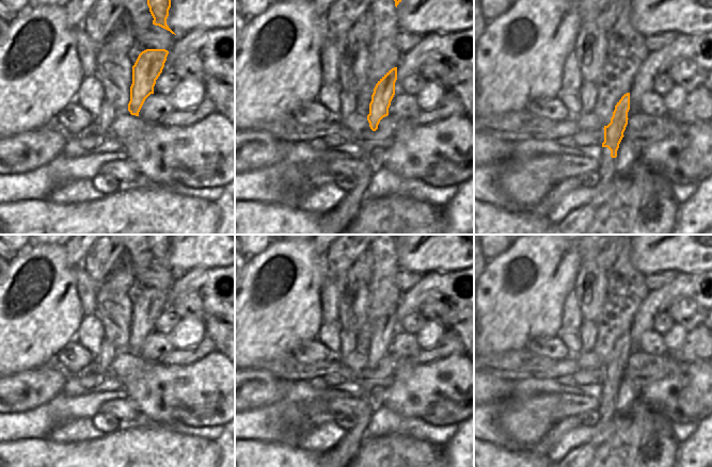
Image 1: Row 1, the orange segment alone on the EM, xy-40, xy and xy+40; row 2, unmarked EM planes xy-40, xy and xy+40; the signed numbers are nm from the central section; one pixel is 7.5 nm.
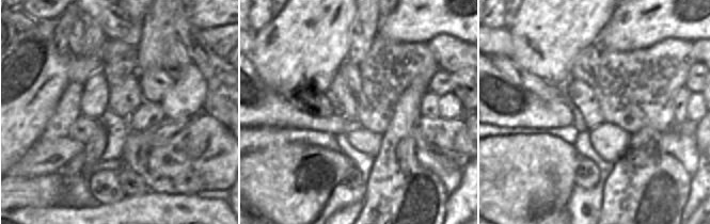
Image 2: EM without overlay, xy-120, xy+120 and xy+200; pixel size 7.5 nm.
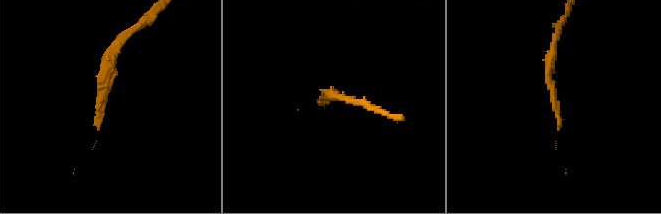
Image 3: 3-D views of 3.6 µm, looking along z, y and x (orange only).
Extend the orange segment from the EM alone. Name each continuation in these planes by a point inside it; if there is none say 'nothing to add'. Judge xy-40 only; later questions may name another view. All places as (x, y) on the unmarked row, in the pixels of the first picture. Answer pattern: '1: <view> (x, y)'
nothing to add

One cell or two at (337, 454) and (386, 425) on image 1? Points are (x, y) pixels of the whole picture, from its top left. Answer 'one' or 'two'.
one

